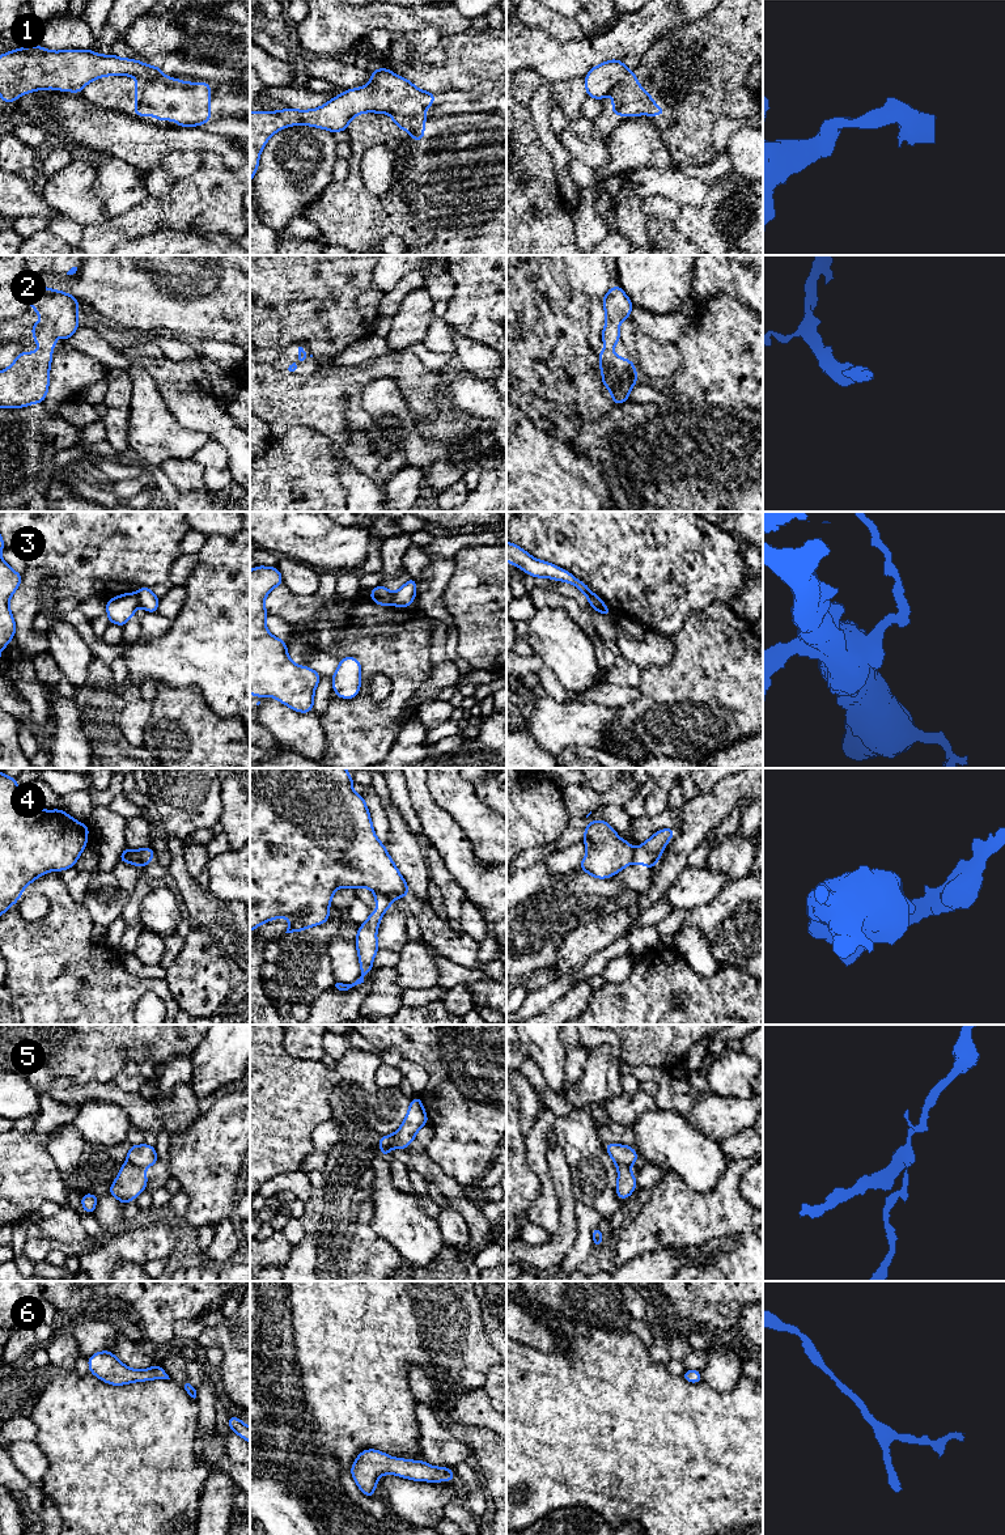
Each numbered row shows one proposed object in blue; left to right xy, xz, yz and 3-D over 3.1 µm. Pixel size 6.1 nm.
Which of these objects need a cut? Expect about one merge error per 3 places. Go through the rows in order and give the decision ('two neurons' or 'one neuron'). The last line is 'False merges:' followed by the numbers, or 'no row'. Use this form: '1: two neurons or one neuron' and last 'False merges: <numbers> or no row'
1: two neurons
2: one neuron
3: two neurons
4: two neurons
5: two neurons
6: one neuron
False merges: 1, 3, 4, 5

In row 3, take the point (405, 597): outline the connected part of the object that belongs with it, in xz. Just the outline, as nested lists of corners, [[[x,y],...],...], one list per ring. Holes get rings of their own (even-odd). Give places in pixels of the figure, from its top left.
[[[408,577],[408,581],[394,593],[393,605],[395,607],[410,607],[416,597],[416,580]]]

